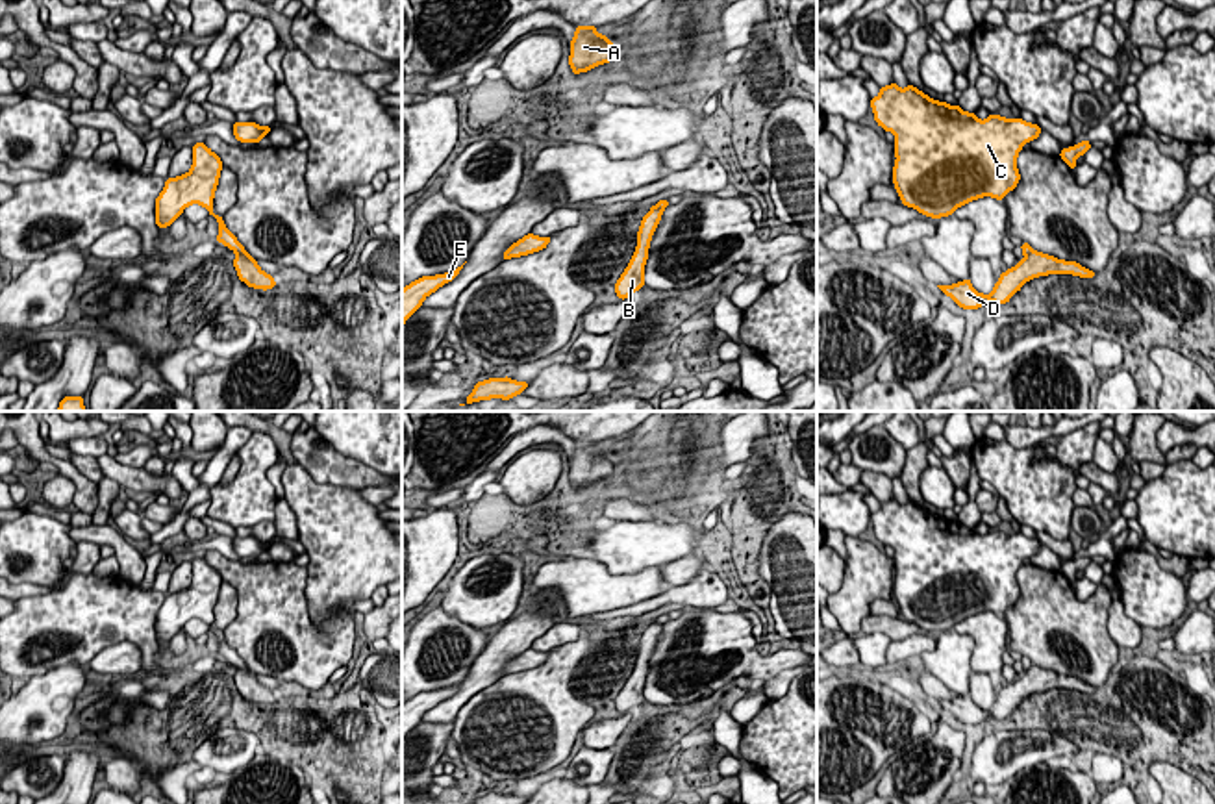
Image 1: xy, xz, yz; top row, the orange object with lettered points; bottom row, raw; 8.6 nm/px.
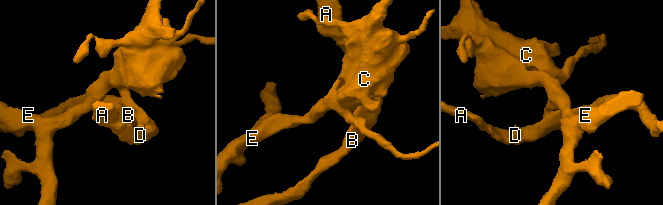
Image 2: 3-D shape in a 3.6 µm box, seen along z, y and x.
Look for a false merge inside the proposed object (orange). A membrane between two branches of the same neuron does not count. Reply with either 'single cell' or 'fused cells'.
fused cells

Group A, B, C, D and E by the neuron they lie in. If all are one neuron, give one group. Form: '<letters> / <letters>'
A B D / C E

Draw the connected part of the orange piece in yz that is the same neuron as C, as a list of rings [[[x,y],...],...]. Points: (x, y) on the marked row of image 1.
[[[895,82],[880,87],[871,107],[878,126],[895,133],[893,183],[902,204],[932,219],[982,196],[1002,200],[1021,180],[1019,152],[1041,133],[1022,119],[980,120]]]

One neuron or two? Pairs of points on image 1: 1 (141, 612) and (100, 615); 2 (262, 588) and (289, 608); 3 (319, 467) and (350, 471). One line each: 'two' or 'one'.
1: one
2: one
3: one

